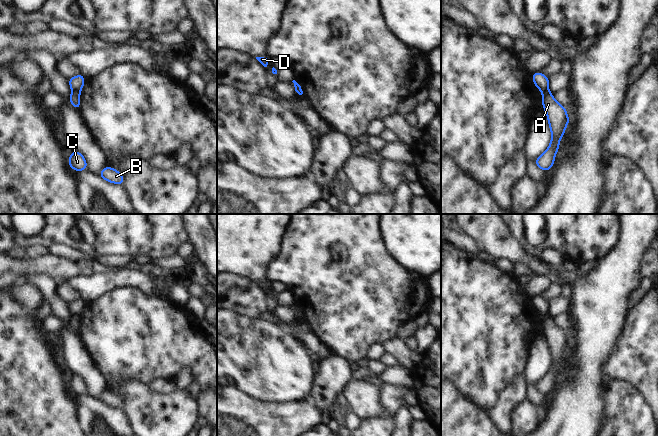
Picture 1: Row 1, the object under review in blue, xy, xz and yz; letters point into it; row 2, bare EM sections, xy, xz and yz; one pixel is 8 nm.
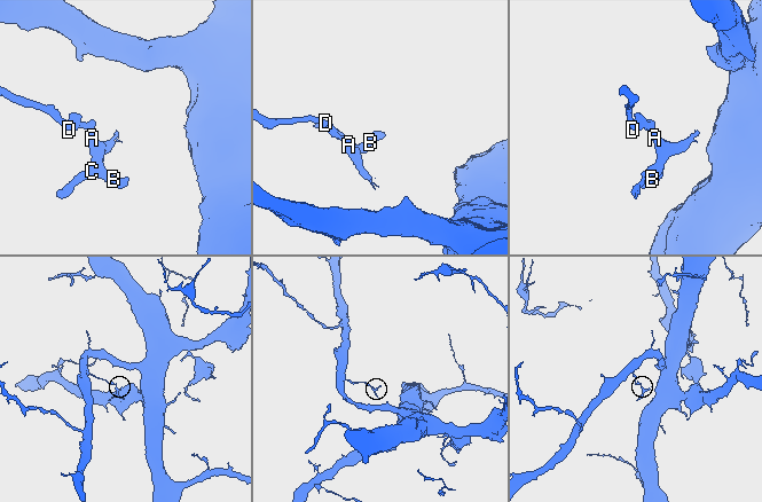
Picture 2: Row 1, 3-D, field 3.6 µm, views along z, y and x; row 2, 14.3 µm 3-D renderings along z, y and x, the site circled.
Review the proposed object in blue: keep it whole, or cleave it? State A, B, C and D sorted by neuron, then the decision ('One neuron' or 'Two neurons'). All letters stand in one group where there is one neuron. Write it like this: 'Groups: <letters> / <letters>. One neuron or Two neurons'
Groups: A B C / D. Two neurons

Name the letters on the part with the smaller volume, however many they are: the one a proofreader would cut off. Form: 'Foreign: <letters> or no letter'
Foreign: A, B, C

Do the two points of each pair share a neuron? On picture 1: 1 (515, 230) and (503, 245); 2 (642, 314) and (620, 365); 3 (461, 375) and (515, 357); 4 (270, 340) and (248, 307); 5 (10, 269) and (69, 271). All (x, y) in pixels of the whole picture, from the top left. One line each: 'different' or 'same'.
1: different
2: same
3: same
4: different
5: same

